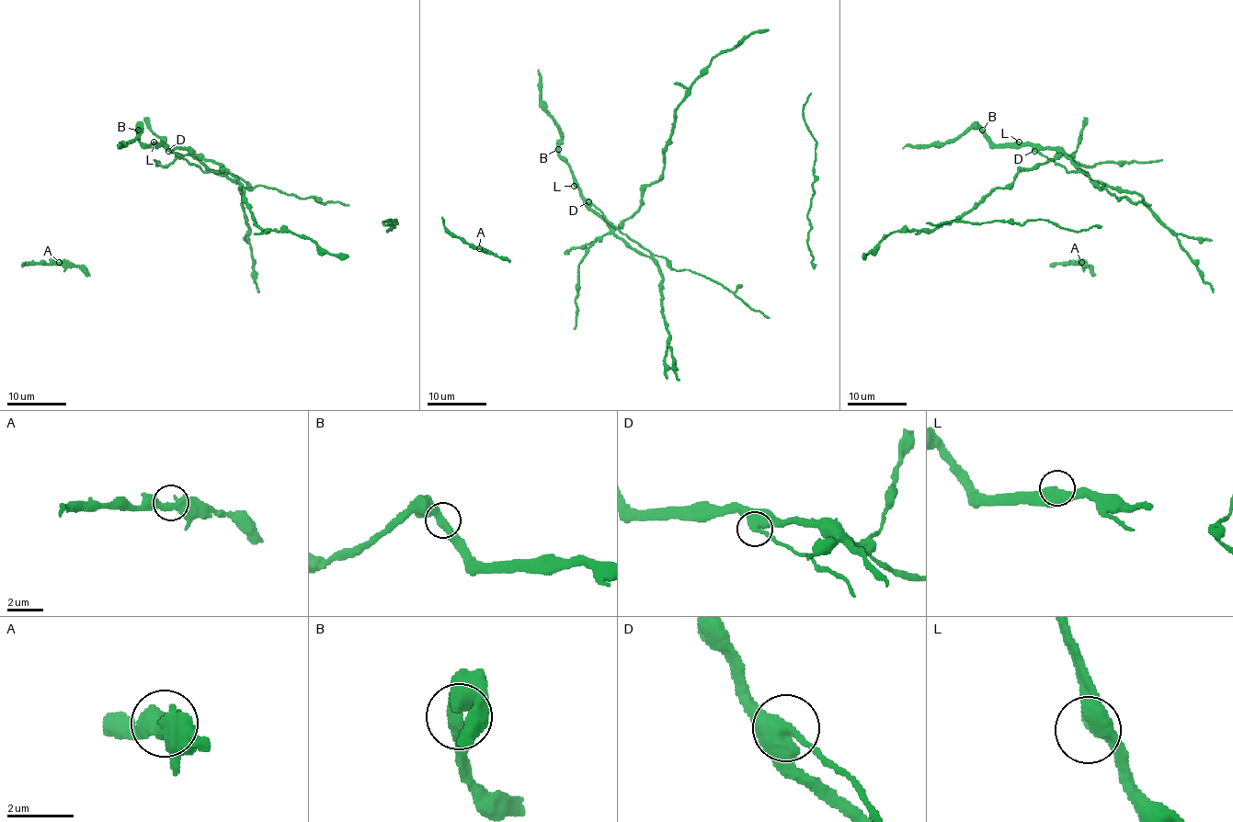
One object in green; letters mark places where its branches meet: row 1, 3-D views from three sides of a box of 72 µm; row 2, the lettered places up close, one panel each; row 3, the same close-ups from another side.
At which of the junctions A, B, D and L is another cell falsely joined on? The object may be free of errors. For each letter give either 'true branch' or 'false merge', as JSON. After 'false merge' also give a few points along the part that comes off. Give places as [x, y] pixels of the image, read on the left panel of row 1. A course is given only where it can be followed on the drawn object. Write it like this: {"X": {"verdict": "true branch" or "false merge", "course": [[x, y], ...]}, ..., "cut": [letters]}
{"A": {"verdict": "true branch"}, "B": {"verdict": "true branch"}, "D": {"verdict": "false merge"}, "L": {"verdict": "true branch"}, "cut": ["D"]}

